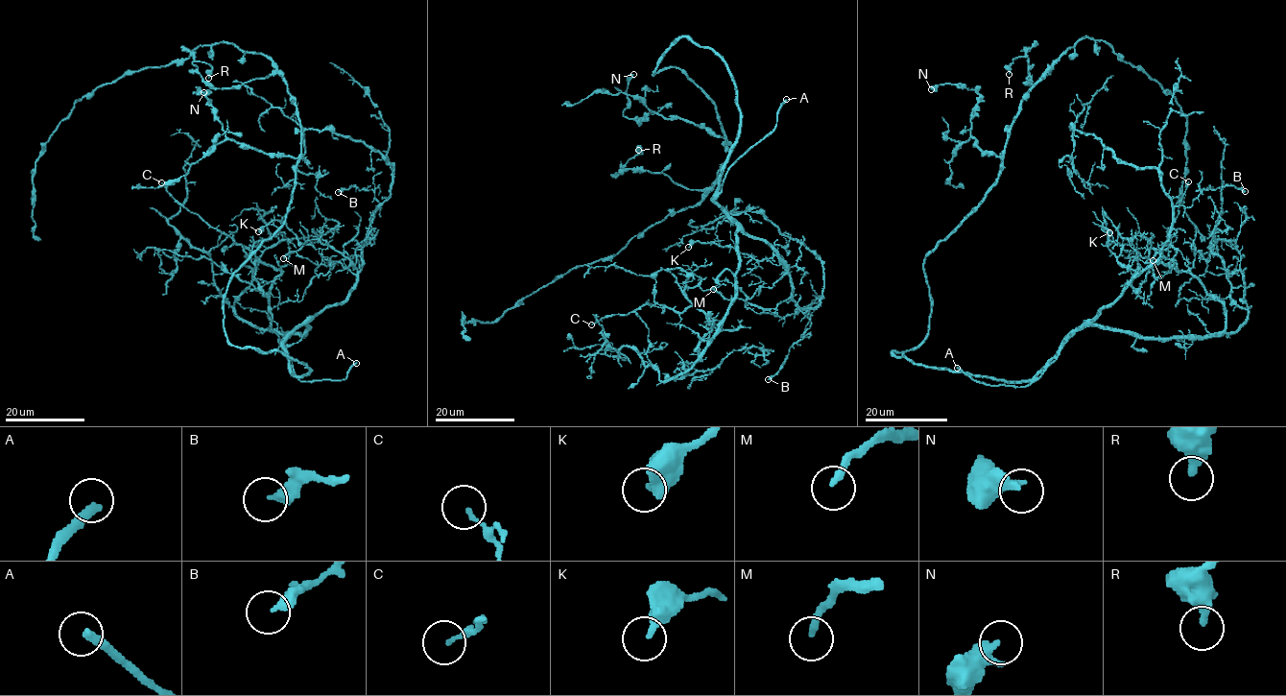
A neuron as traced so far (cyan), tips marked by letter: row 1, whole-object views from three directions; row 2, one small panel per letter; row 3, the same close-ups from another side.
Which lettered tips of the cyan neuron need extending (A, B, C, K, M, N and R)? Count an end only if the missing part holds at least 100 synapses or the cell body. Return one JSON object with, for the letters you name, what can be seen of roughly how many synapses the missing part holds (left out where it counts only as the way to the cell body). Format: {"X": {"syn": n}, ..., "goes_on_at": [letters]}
{"goes_on_at": ["A"]}

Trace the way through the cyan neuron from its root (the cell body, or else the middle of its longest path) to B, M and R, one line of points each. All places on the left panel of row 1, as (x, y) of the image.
B: (226, 336), (310, 371), (291, 372), (283, 342), (346, 298), (381, 207), (371, 190), (338, 192)
M: (226, 336), (310, 371), (291, 372), (283, 342), (346, 298), (362, 258), (283, 258)
R: (226, 336), (229, 277), (285, 220), (300, 120), (278, 74), (215, 88), (193, 62), (207, 63), (208, 78)

